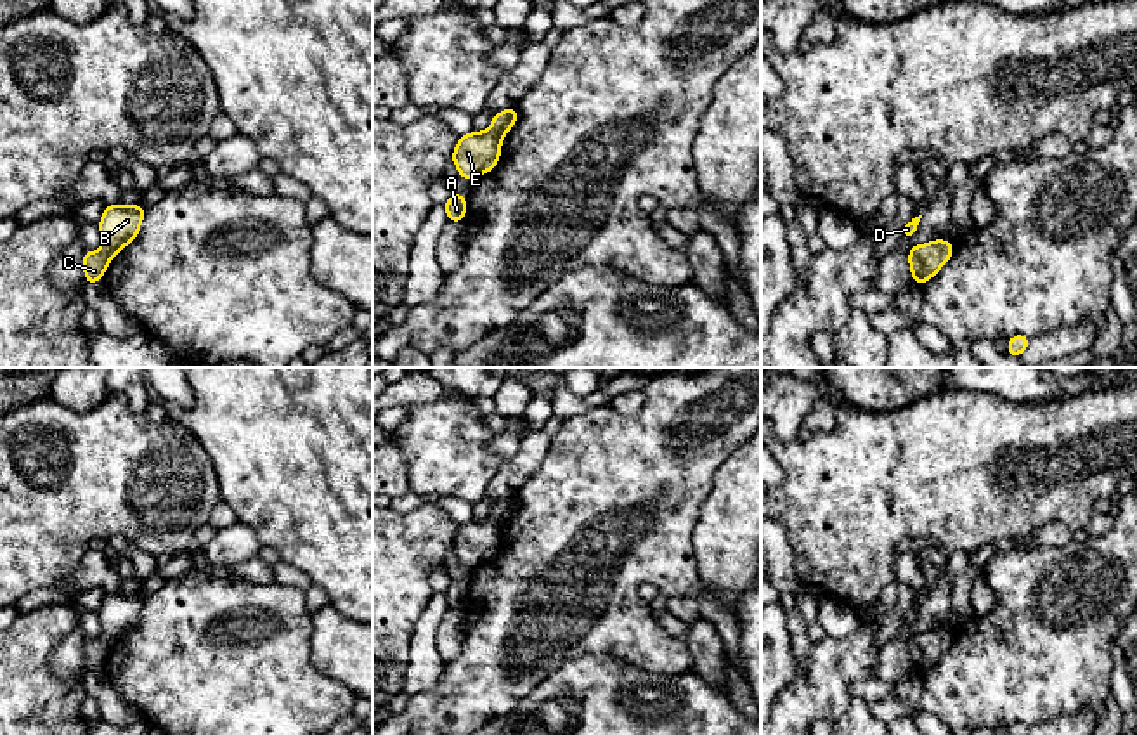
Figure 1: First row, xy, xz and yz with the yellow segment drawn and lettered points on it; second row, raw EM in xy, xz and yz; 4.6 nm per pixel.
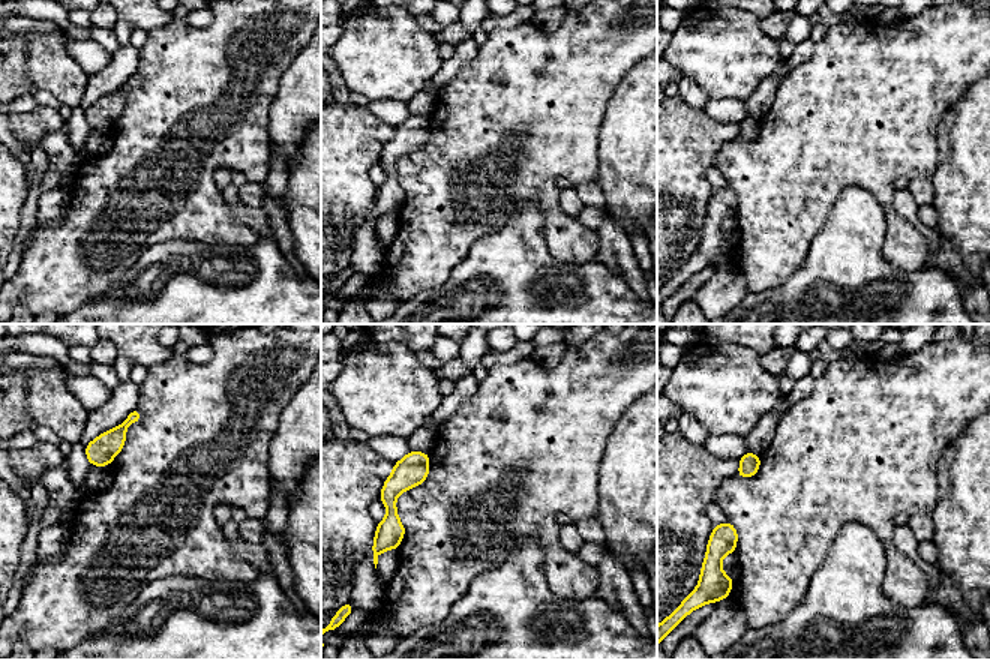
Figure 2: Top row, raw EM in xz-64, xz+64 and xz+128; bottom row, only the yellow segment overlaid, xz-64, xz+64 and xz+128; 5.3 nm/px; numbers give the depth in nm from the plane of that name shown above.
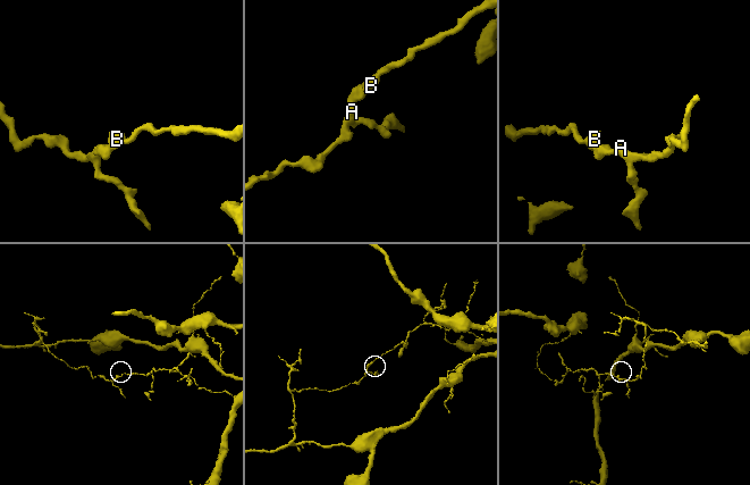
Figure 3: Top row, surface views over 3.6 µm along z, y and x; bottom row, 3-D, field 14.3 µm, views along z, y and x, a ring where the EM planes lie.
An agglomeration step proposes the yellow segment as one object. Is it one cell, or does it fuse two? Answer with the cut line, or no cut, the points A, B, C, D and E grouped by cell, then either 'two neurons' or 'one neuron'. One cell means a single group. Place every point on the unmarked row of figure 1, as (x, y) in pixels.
xz (489, 517), (500, 529) | A C E / B D | two neurons

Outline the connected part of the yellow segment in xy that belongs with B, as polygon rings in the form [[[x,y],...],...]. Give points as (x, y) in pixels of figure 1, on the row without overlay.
[[[106,593],[97,614],[102,624],[101,638],[113,647],[137,626],[144,603],[146,598],[140,593]]]

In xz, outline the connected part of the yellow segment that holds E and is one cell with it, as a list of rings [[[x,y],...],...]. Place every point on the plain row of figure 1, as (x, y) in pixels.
[[[471,520],[459,525],[452,550],[463,567],[473,569],[491,560],[501,544],[501,529],[491,520]]]

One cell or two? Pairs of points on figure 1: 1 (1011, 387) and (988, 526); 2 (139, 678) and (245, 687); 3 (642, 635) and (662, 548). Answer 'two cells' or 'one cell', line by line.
1: two cells
2: one cell
3: one cell

